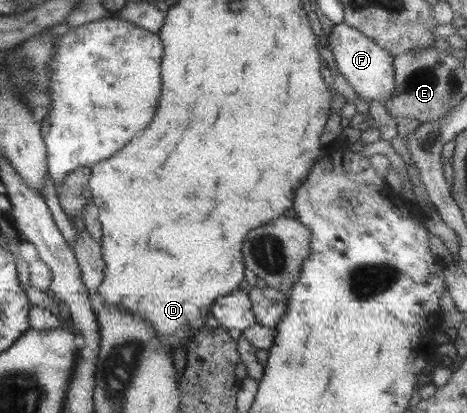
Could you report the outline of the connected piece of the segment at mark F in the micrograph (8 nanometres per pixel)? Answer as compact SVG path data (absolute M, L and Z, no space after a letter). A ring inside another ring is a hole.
M345 22L332 27L328 42L330 43L328 54L336 63L341 75L354 87L353 93L357 93L363 100L375 99L384 105L392 96L395 87L394 57Z

